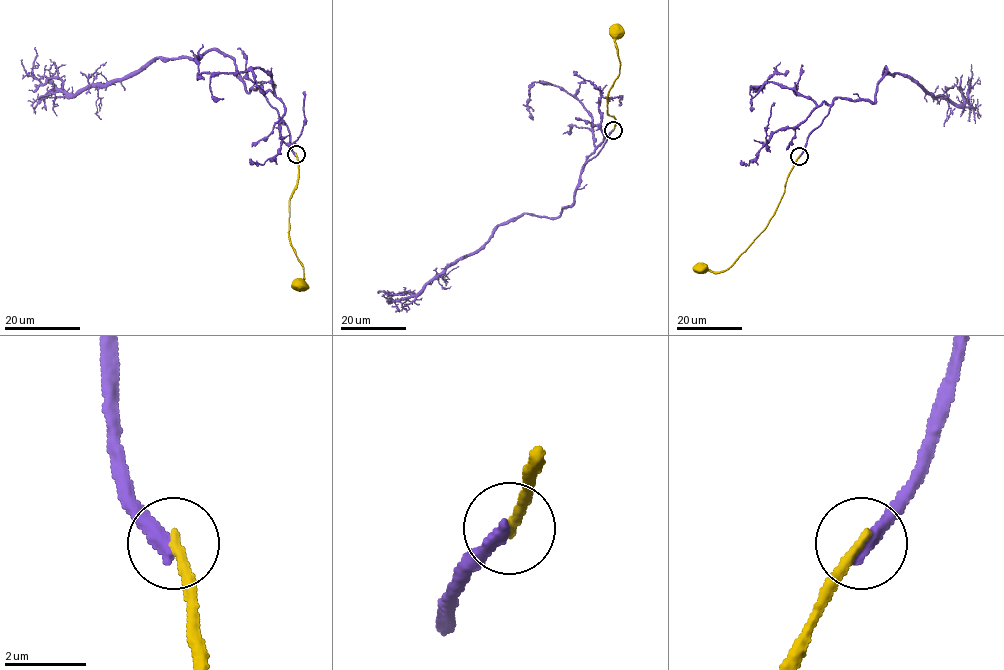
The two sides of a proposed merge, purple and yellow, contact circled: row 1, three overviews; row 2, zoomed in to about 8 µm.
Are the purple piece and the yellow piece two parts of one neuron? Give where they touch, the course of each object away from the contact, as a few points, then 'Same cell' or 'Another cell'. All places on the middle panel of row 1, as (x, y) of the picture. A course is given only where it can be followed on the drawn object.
Place: (613, 130). Course of purple: (613, 130), (581, 169), (574, 201), (561, 214), (522, 213), (502, 222), (417, 293), (389, 302). Course of yellow: (613, 130), (615, 118), (607, 113), (607, 93), (619, 74), (615, 31). Another cell

